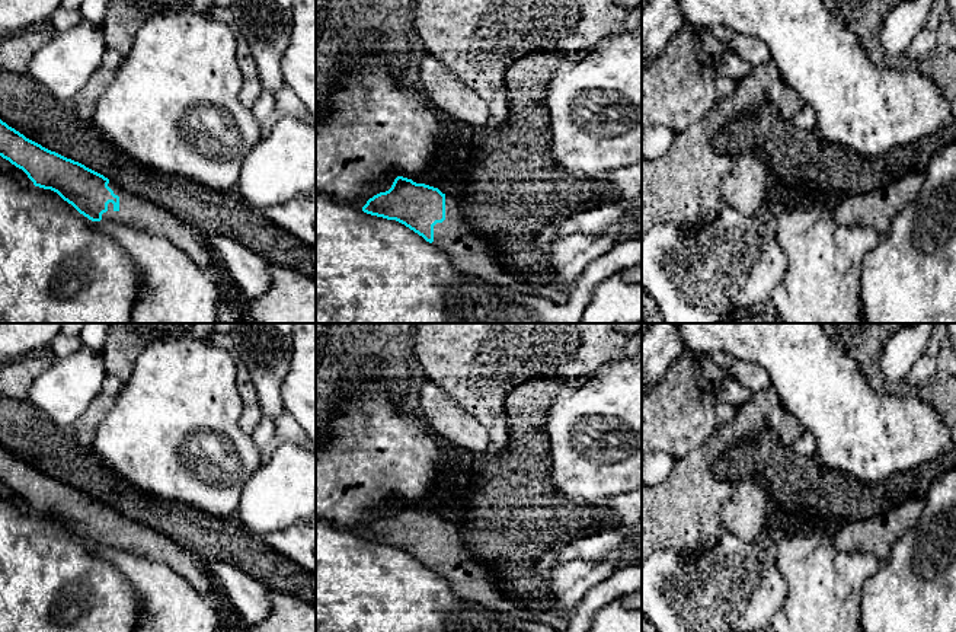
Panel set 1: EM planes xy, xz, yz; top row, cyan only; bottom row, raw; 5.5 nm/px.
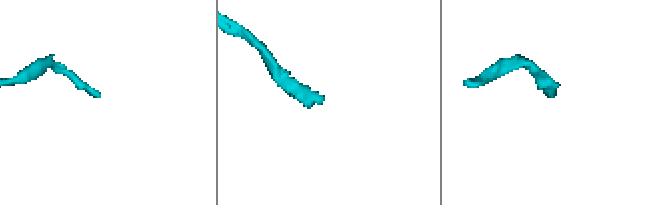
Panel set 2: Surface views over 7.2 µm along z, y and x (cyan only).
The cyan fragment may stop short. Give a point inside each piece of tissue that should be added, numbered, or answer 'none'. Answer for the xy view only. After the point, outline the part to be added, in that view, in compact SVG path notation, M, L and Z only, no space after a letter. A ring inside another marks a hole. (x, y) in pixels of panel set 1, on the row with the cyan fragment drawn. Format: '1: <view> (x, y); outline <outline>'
1: xy (136, 211); outline M109 181L108 186L119 197L119 210L108 204L102 220L127 224L151 236L163 237L182 249L204 271L220 275L220 262L210 248L207 237L173 213L163 207L132 194Z

